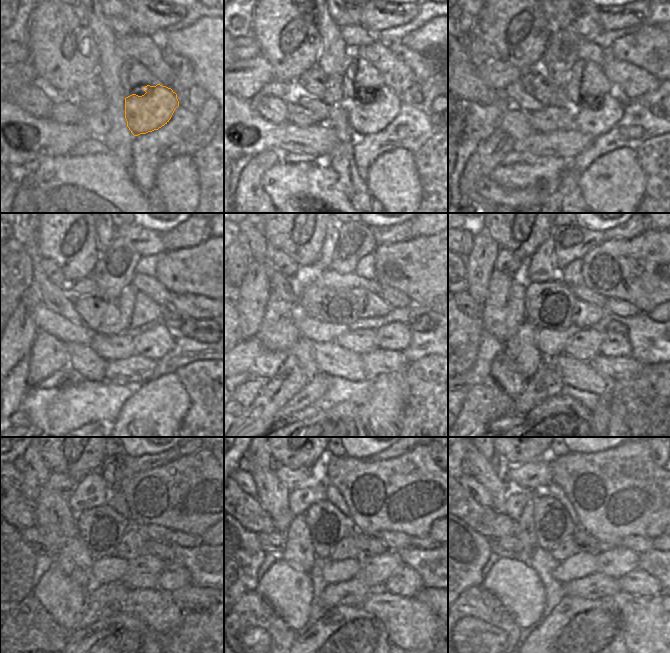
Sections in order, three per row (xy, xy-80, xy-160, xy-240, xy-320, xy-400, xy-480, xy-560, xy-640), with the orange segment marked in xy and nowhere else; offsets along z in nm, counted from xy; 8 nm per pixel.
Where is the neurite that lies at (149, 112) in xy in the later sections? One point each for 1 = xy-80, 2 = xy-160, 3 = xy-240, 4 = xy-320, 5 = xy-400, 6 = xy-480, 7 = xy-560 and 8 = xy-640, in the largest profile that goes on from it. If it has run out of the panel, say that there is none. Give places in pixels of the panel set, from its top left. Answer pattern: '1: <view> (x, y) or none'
1: xy-80 (371, 116)
2: xy-160 (595, 117)
3: xy-240 (154, 343)
4: xy-320 (396, 337)
5: xy-400 (613, 344)
6: xy-480 (175, 576)
7: xy-560 (406, 582)
8: xy-640 (637, 582)

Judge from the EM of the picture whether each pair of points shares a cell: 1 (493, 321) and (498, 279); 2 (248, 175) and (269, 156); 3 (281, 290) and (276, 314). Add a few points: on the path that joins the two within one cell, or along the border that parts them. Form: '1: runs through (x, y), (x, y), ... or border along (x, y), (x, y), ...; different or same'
1: runs through (498, 311), (498, 289); same
2: runs through (253, 171), (264, 161); same
3: border along (271, 291), (286, 301), (298, 304); different

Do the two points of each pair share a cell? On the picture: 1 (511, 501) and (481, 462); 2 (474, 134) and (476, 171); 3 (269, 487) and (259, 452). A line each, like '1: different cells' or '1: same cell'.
1: different cells
2: different cells
3: different cells

